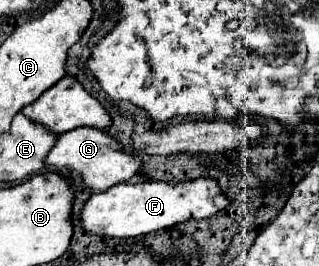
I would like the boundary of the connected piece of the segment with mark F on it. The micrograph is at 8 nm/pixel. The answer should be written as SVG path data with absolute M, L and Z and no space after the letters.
M198 177L192 181L164 183L120 183L104 193L96 193L82 209L82 227L90 233L104 237L136 237L160 229L172 229L190 219L208 219L228 207L230 199L222 193L216 179Z

